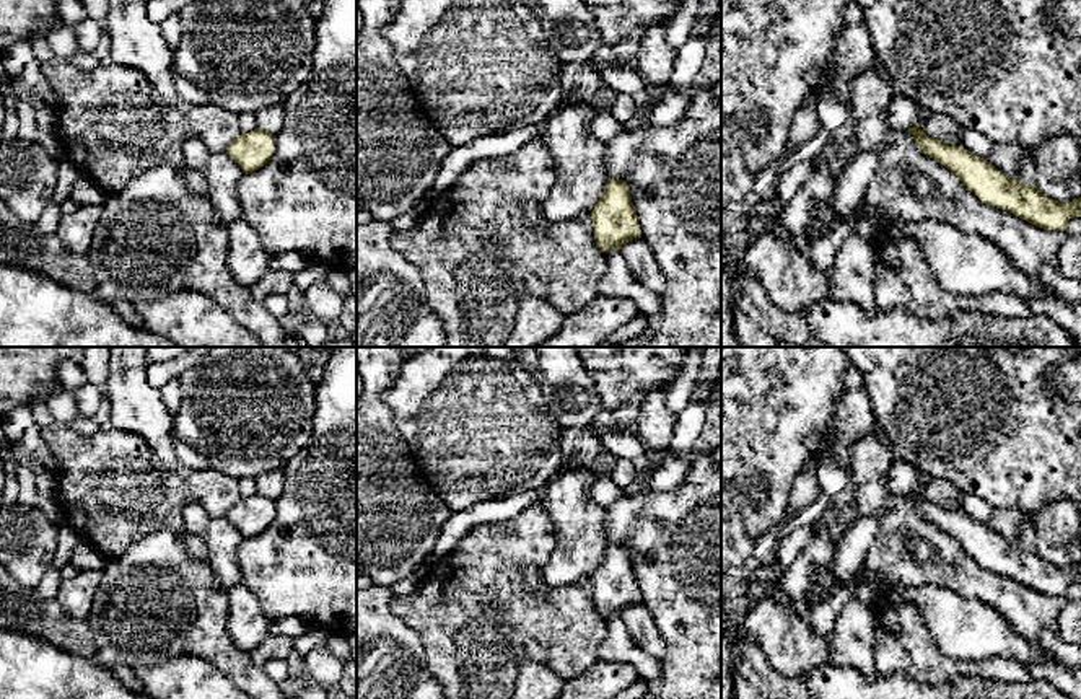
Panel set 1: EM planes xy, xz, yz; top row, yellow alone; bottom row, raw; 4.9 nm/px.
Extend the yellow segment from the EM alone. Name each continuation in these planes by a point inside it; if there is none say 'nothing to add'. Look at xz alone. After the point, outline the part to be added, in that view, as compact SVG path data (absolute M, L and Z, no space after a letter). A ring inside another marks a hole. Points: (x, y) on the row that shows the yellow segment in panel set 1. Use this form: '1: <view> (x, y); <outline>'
nothing to add

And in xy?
nothing to add

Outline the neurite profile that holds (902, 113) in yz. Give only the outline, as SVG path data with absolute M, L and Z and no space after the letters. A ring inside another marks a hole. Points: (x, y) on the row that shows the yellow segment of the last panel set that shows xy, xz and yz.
M895 93L889 106L889 125L895 130L918 125L918 109L918 103L900 93Z

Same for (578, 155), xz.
M562 101L544 122L540 140L555 165L557 181L542 212L549 222L568 222L591 212L606 182L606 143L593 134L597 109L588 101Z

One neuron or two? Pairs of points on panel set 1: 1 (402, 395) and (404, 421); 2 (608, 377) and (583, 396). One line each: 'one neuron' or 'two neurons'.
1: one neuron
2: two neurons

